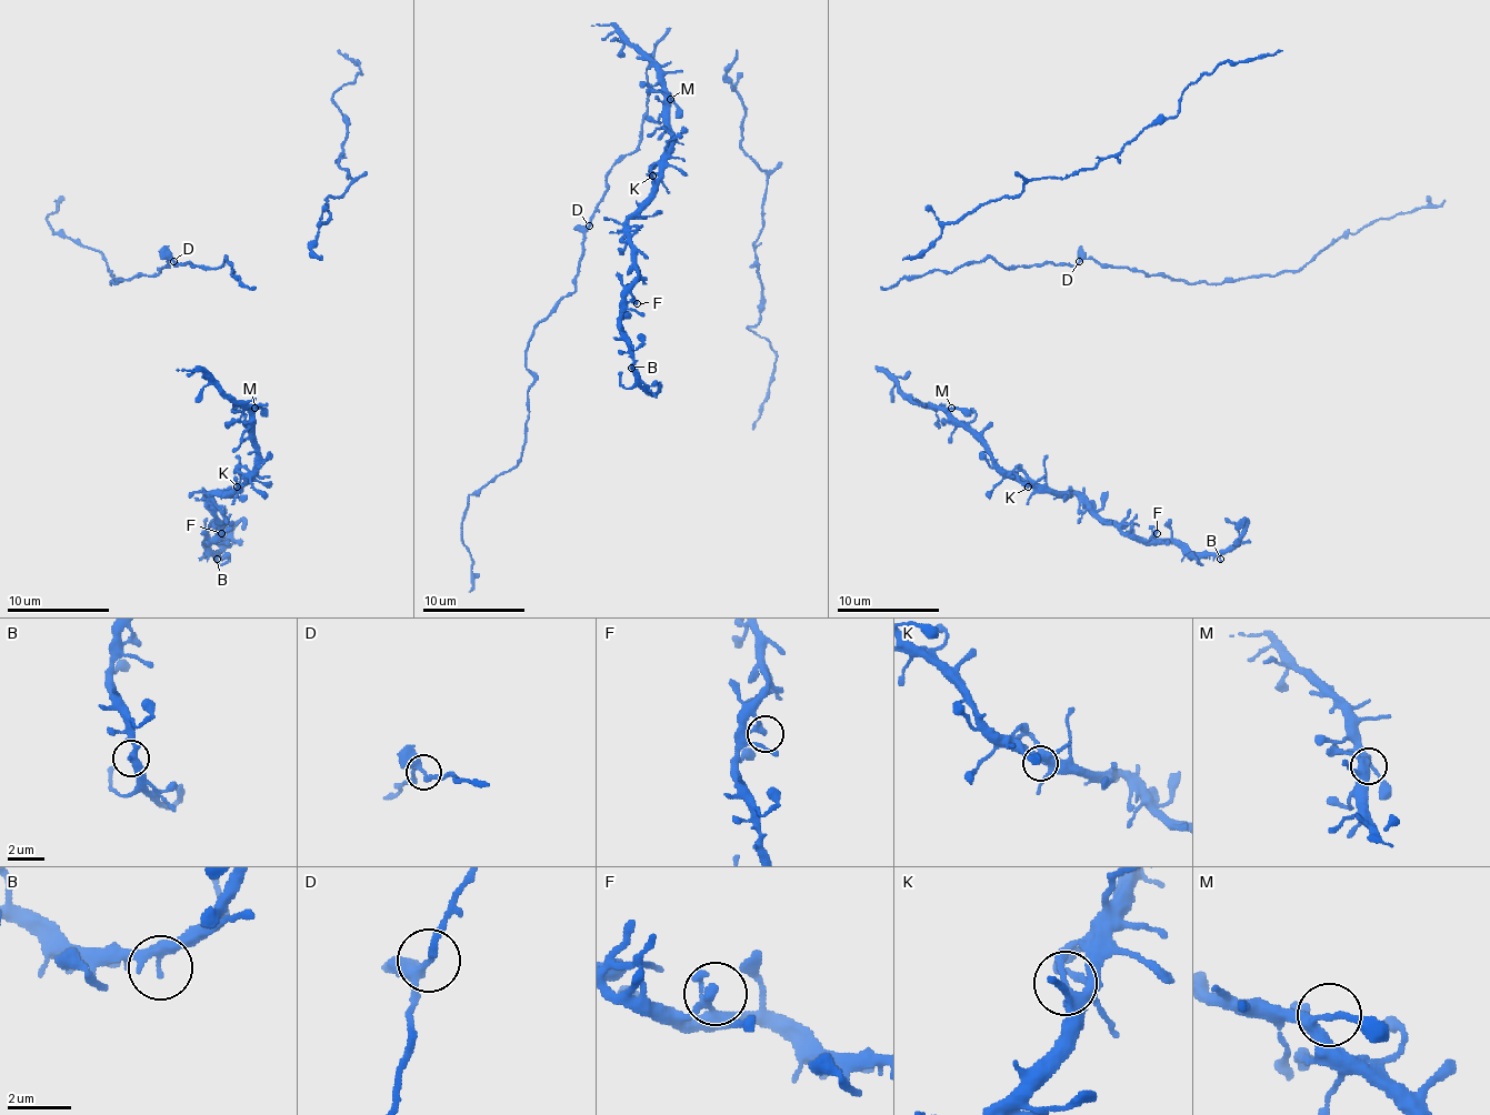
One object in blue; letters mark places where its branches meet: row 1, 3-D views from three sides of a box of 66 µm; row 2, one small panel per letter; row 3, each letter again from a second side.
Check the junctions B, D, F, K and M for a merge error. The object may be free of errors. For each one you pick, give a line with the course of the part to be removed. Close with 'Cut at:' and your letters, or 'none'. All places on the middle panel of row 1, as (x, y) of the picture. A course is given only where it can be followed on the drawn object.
Cut at: none

